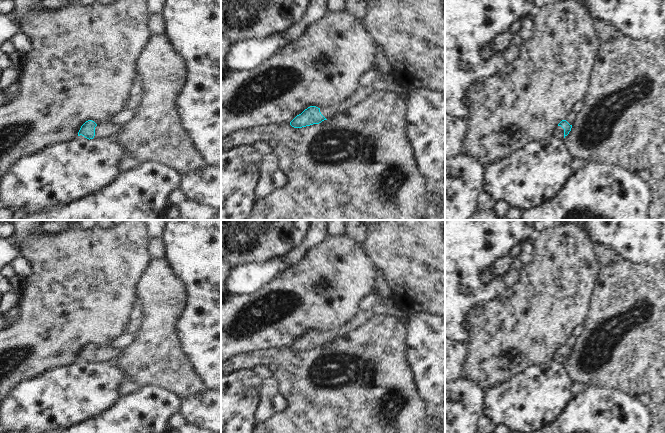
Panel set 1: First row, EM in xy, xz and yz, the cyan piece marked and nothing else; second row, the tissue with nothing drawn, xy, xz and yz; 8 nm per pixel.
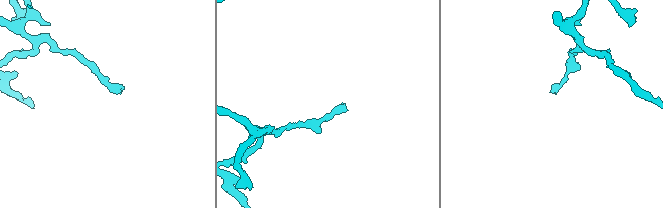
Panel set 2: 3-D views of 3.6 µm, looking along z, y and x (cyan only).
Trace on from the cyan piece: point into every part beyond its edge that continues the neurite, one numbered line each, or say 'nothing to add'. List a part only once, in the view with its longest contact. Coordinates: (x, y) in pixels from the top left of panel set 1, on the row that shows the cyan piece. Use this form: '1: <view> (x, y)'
1: yz (559, 131)

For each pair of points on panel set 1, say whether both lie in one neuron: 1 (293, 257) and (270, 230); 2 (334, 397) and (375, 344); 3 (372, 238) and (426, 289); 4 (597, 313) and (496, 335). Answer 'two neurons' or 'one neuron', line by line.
1: two neurons
2: one neuron
3: one neuron
4: two neurons

